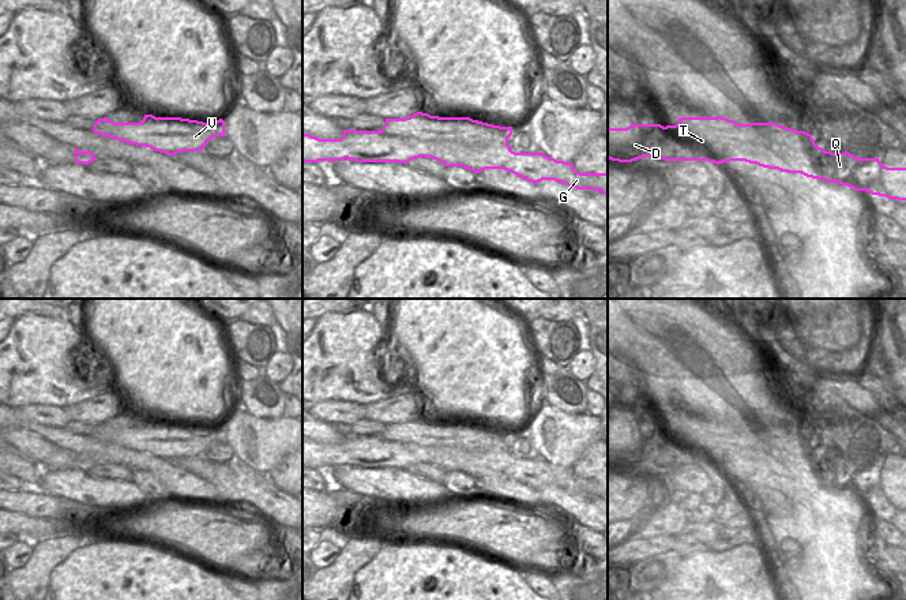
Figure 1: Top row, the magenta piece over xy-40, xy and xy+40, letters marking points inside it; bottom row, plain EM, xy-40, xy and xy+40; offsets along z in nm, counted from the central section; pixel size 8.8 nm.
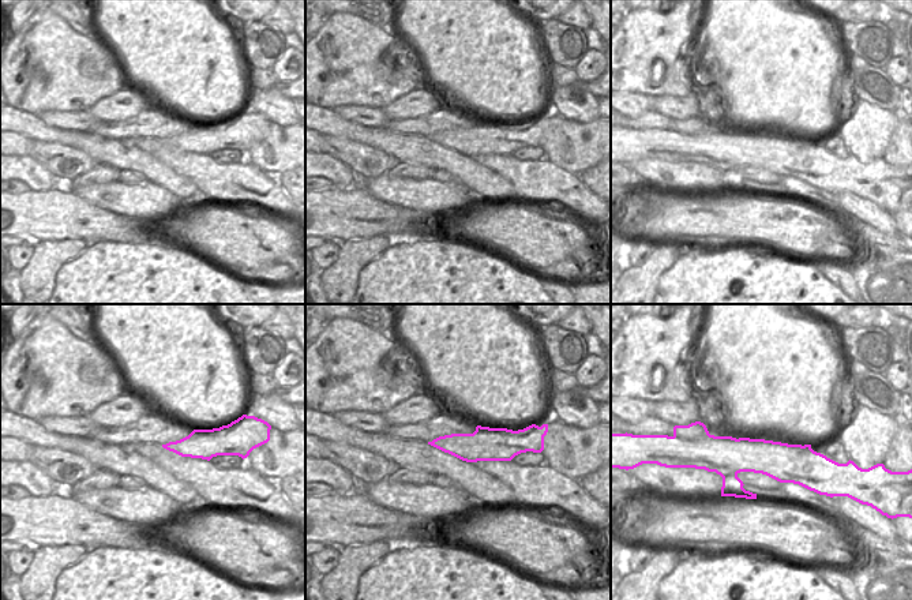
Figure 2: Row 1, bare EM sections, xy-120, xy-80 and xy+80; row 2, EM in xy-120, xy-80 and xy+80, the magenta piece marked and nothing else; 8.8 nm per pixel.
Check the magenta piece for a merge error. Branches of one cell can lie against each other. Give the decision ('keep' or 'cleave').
cleave

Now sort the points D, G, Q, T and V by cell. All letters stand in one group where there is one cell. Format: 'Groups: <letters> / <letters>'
Groups: D G Q T / V.

